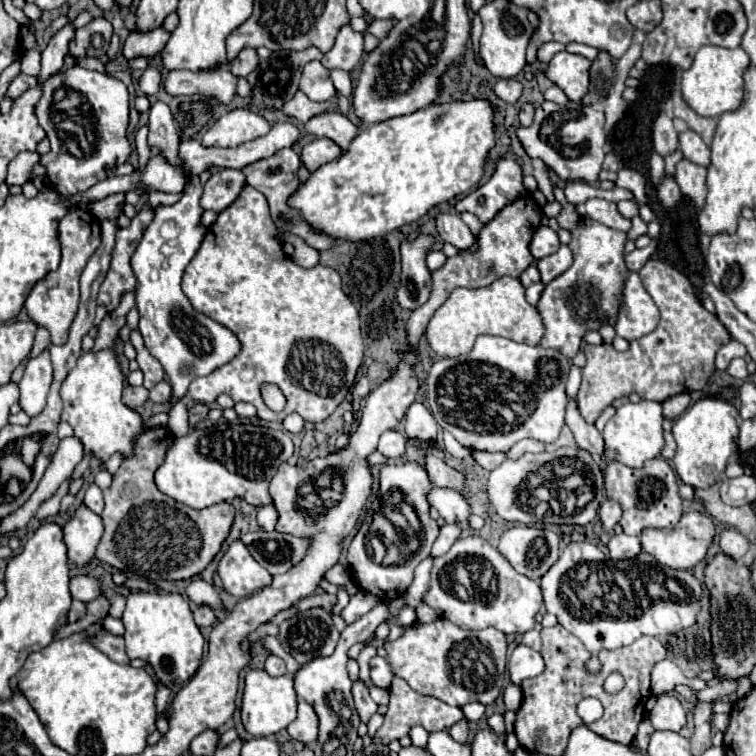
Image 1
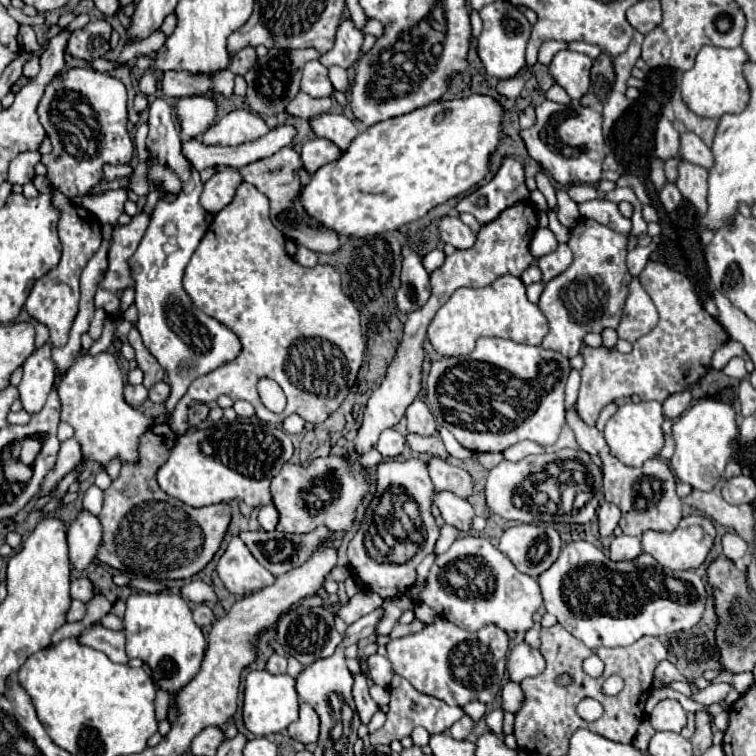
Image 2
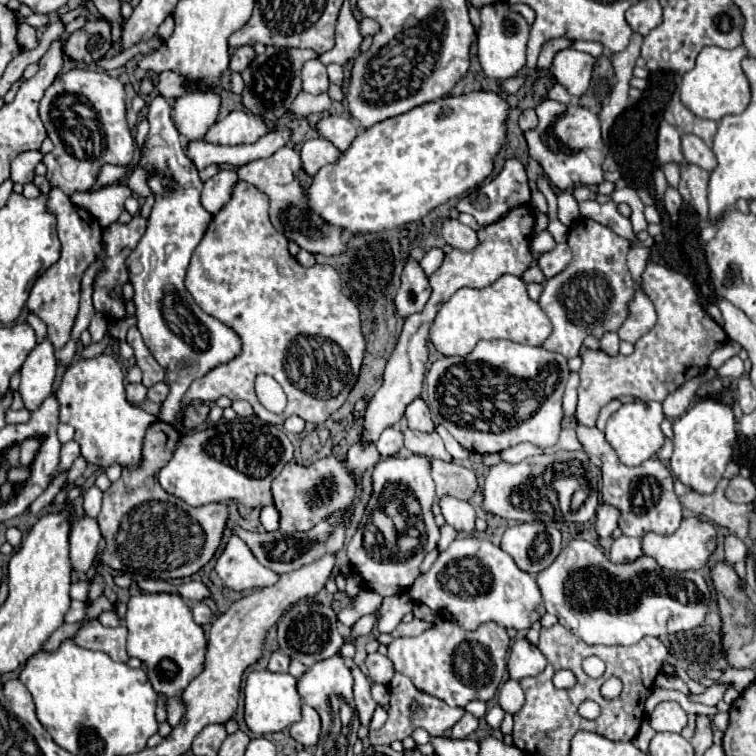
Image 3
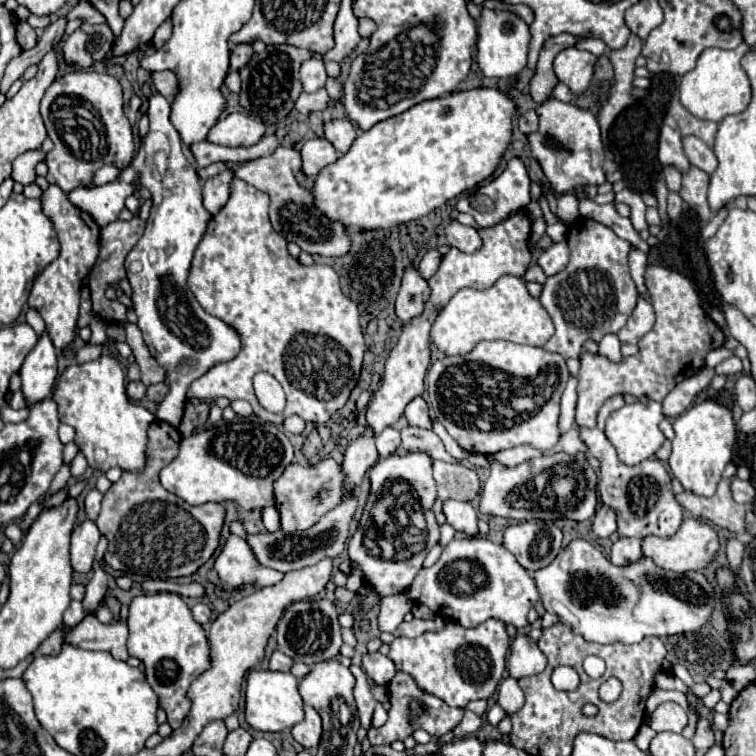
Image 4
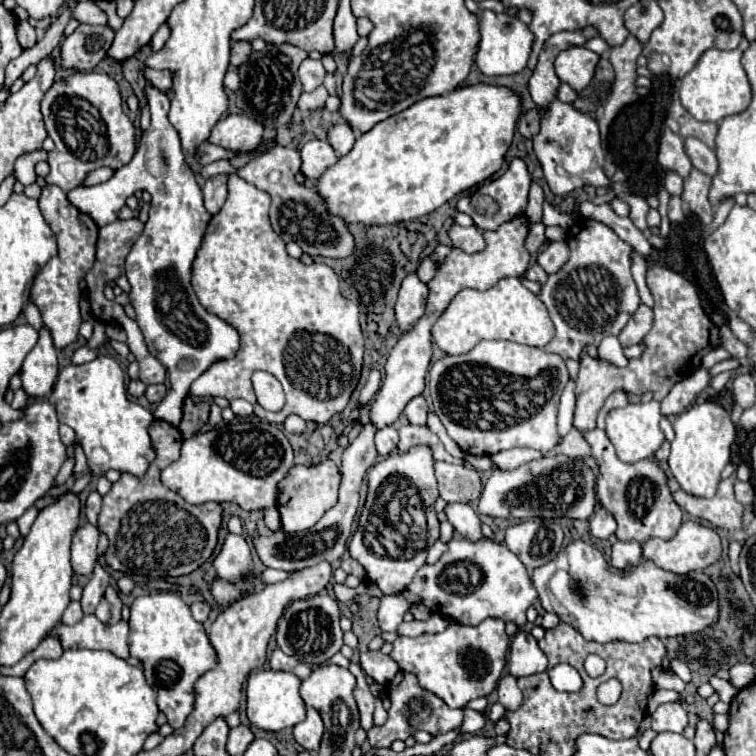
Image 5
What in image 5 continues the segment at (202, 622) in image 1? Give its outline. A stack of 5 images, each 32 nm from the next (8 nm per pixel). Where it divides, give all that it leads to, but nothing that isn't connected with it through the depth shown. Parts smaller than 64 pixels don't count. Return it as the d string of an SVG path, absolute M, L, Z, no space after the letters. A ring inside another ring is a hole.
M194 602L192 606L190 606L190 610L192 610L192 616L198 620L198 622L204 622L206 618L208 618L208 614L210 614L210 606L206 604L206 602Z

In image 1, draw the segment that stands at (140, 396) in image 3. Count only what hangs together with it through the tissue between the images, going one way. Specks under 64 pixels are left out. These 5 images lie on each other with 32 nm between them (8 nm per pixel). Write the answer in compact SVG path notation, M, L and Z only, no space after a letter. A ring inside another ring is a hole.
M126 386L122 400L124 400L126 406L138 408L148 400L148 390L144 386Z

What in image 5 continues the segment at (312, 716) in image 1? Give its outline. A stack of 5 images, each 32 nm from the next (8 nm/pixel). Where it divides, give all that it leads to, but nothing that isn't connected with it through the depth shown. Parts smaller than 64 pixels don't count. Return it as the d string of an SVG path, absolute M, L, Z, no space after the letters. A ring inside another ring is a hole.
M308 708L306 720L294 726L296 742L308 752L318 752L320 742L322 742L322 734L324 734L324 724L322 724L320 714L314 708Z

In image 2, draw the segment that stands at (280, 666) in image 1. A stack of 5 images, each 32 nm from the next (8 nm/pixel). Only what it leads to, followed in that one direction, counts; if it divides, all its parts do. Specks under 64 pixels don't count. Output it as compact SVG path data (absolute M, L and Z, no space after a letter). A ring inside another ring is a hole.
M272 654L270 660L268 660L268 664L266 664L266 670L268 670L270 674L284 674L284 672L286 672L286 666L288 666L286 656Z

